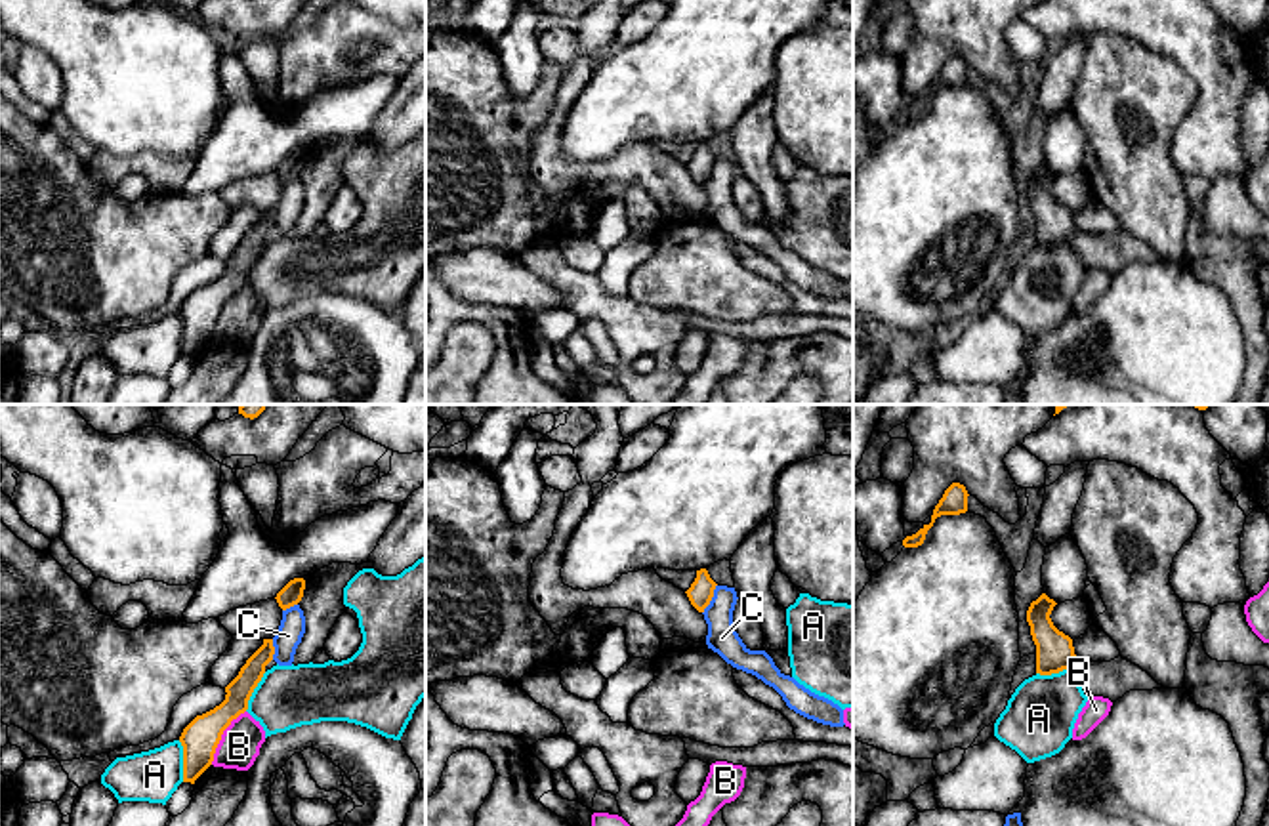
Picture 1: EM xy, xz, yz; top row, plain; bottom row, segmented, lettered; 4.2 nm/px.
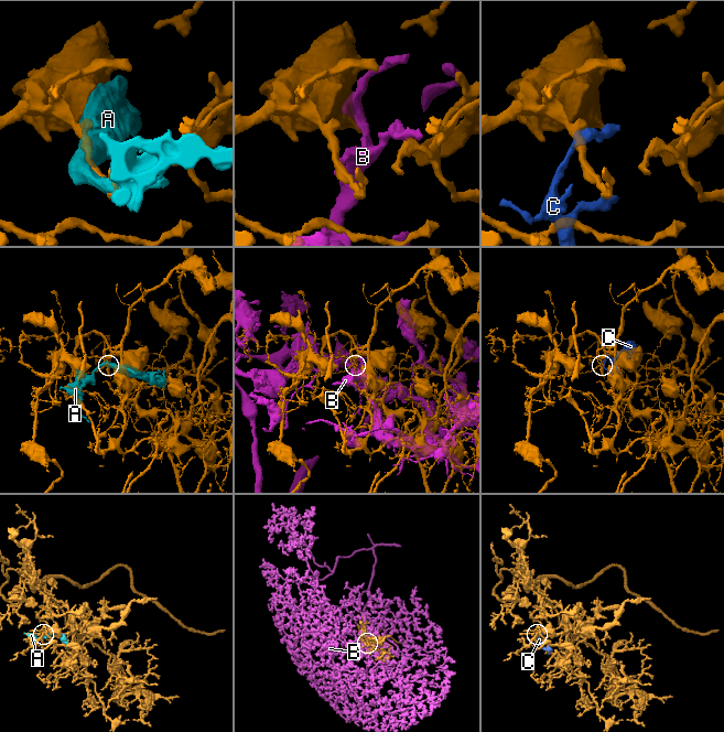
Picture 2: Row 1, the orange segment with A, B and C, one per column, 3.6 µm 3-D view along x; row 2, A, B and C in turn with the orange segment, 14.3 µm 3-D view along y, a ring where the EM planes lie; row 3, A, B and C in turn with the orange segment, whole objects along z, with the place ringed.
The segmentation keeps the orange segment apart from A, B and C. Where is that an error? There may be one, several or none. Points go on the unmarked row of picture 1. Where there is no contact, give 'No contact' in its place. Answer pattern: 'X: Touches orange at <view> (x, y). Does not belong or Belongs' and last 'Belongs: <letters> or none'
A: Touches orange at xy (184, 334). Does not belong
B: Touches orange at xy (220, 309). Does not belong
C: Touches orange at xz (710, 172). Does not belong
Belongs: none

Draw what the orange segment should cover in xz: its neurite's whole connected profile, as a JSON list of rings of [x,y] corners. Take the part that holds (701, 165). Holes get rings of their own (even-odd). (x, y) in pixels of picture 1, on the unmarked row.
[[[706,141],[697,143],[697,151],[685,166],[698,185],[710,177],[716,158]]]

